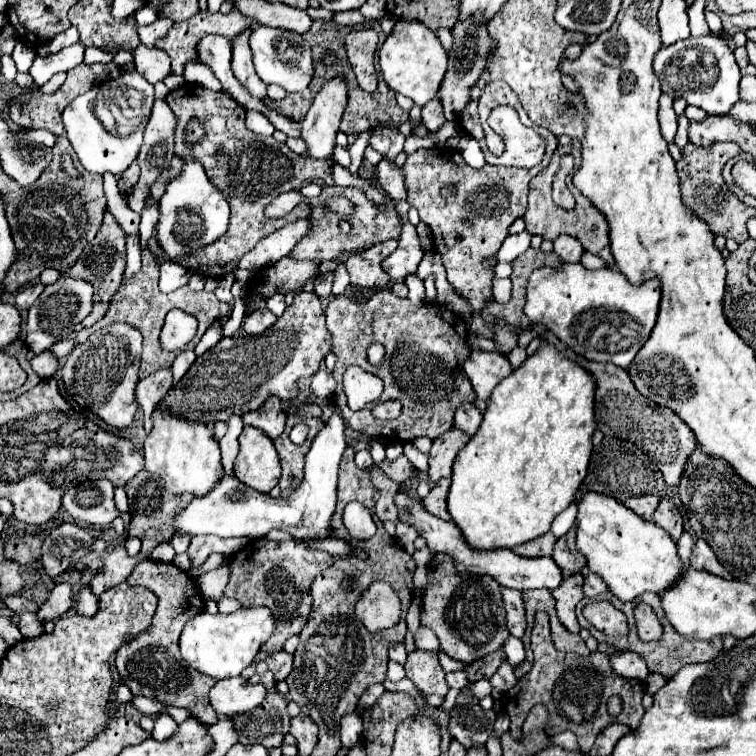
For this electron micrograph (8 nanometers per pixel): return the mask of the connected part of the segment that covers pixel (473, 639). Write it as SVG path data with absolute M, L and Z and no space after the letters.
M443 553L433 555L427 569L421 625L437 635L441 649L465 665L471 665L473 661L501 649L511 635L505 623L501 585L489 575L459 573L451 557L445 557Z

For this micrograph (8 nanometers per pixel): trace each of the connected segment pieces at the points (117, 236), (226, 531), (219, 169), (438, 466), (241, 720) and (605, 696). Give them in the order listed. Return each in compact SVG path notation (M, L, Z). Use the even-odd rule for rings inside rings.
M105 209L103 225L101 225L97 237L83 249L77 263L65 271L67 277L81 277L81 279L93 281L93 287L95 287L93 311L91 311L89 317L85 317L85 321L83 321L85 327L91 327L95 321L99 321L105 315L105 311L109 307L109 301L111 301L113 293L117 291L117 287L121 283L121 277L123 277L123 271L125 271L125 239L127 239L127 233L121 229L121 225L111 215L111 211Z
M333 413L331 419L325 423L325 427L315 435L311 449L305 457L305 477L303 483L297 487L293 495L287 499L273 499L265 493L259 493L245 483L241 483L237 477L227 475L221 469L221 475L217 479L217 485L203 497L195 497L183 511L179 511L173 517L175 533L179 535L215 535L221 539L227 537L247 537L257 539L265 537L271 529L281 529L291 535L295 535L301 541L309 541L315 537L329 537L329 519L335 511L337 501L337 469L339 461L343 457L343 451L347 447L345 441L345 425L343 419Z
M185 83L183 87L179 87L167 95L167 103L177 117L175 155L179 155L181 159L193 159L193 161L201 163L205 167L211 183L217 185L225 193L225 197L231 205L231 223L229 223L225 237L221 237L213 245L207 245L205 249L201 249L205 255L205 269L201 273L205 277L223 277L223 275L235 271L239 259L249 249L253 249L263 237L271 235L275 229L281 229L281 221L293 223L297 219L309 217L311 207L301 203L285 217L269 219L265 215L265 207L277 195L293 191L293 189L301 189L303 183L307 183L307 181L324 181L327 186L334 185L331 172L333 159L316 160L305 157L305 155L297 155L285 143L279 143L273 137L265 137L265 135L257 135L257 133L249 131L245 127L245 109L223 91L211 91L201 85ZM191 117L203 119L205 129L207 129L203 143L199 143L195 147L187 147L187 143L183 141L183 129ZM219 145L223 145L225 155L227 155L221 161L215 159L215 149Z
M451 427L447 433L433 441L429 451L429 481L437 483L441 477L451 477L451 465L459 449L469 441L461 429Z
M271 671L263 675L263 685L267 687L265 705L259 705L249 717L233 717L233 721L241 731L241 743L261 743L271 749L281 745L283 737L289 733L291 719L283 695L275 693Z
M545 613L535 615L535 625L533 625L533 635L531 635L531 649L535 653L535 663L533 669L519 679L519 683L503 695L503 709L511 717L511 735L513 739L523 739L521 725L527 717L527 709L531 709L537 703L547 705L551 713L551 723L547 729L557 729L555 733L561 733L563 729L573 729L579 735L579 745L583 753L589 753L597 735L611 723L623 723L629 725L631 729L637 729L641 719L643 719L643 683L637 679L625 679L613 673L611 663L605 653L591 653L589 657L577 657L573 653L561 653L555 649L551 641L551 631L549 631L549 617ZM611 695L619 695L623 699L623 711L621 715L613 717L607 711L607 701ZM561 709L577 709L581 721L573 721L567 715L563 715Z

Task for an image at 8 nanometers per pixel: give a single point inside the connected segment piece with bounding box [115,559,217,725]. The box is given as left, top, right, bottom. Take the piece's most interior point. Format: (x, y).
(151, 665)

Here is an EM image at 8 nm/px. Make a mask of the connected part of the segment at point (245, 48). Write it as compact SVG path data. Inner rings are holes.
M249 31L239 33L233 39L233 73L237 81L257 99L265 99L265 83L257 77L253 67L253 55L249 49Z

